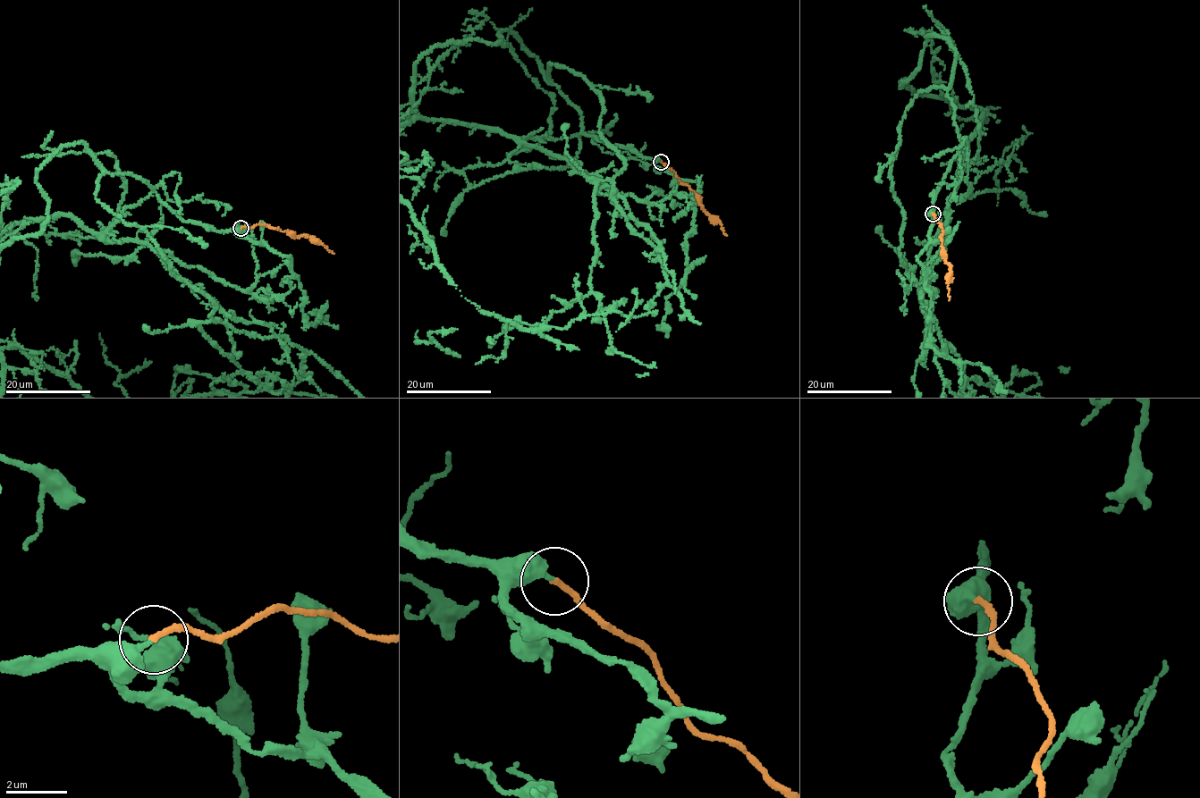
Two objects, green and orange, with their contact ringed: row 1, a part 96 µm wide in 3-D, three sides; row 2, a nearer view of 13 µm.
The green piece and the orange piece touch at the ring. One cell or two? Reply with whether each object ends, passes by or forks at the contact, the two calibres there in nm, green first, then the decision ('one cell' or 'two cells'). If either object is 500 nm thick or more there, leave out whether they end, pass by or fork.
green ends there; orange ends there; 340 nm thick on the green side, 200 nm on the other; one cell

